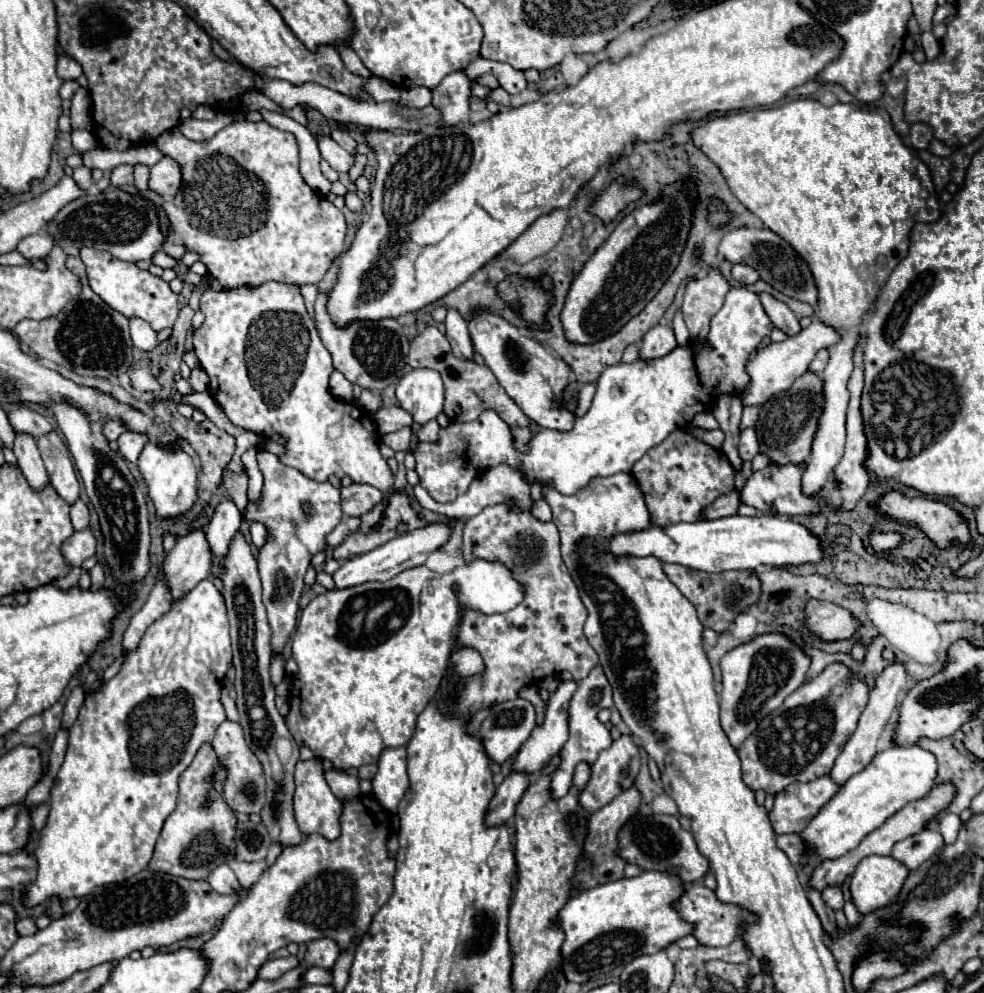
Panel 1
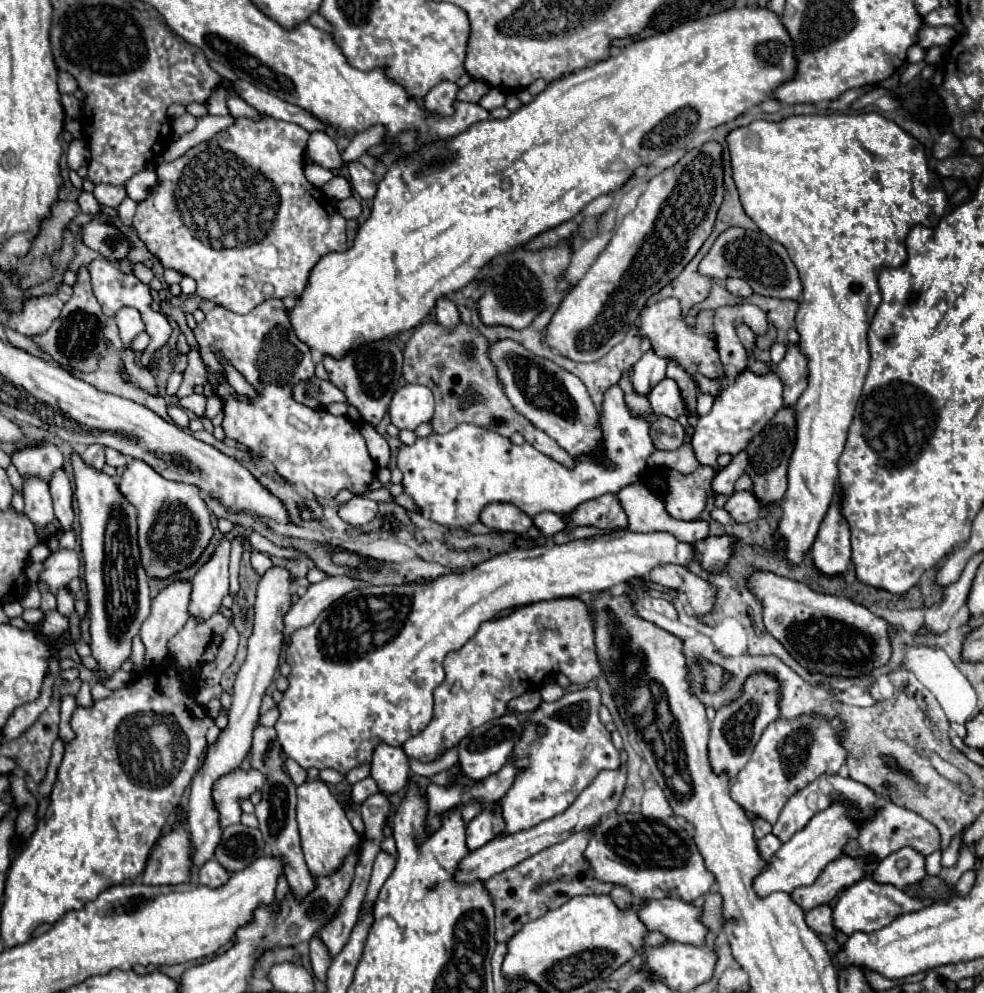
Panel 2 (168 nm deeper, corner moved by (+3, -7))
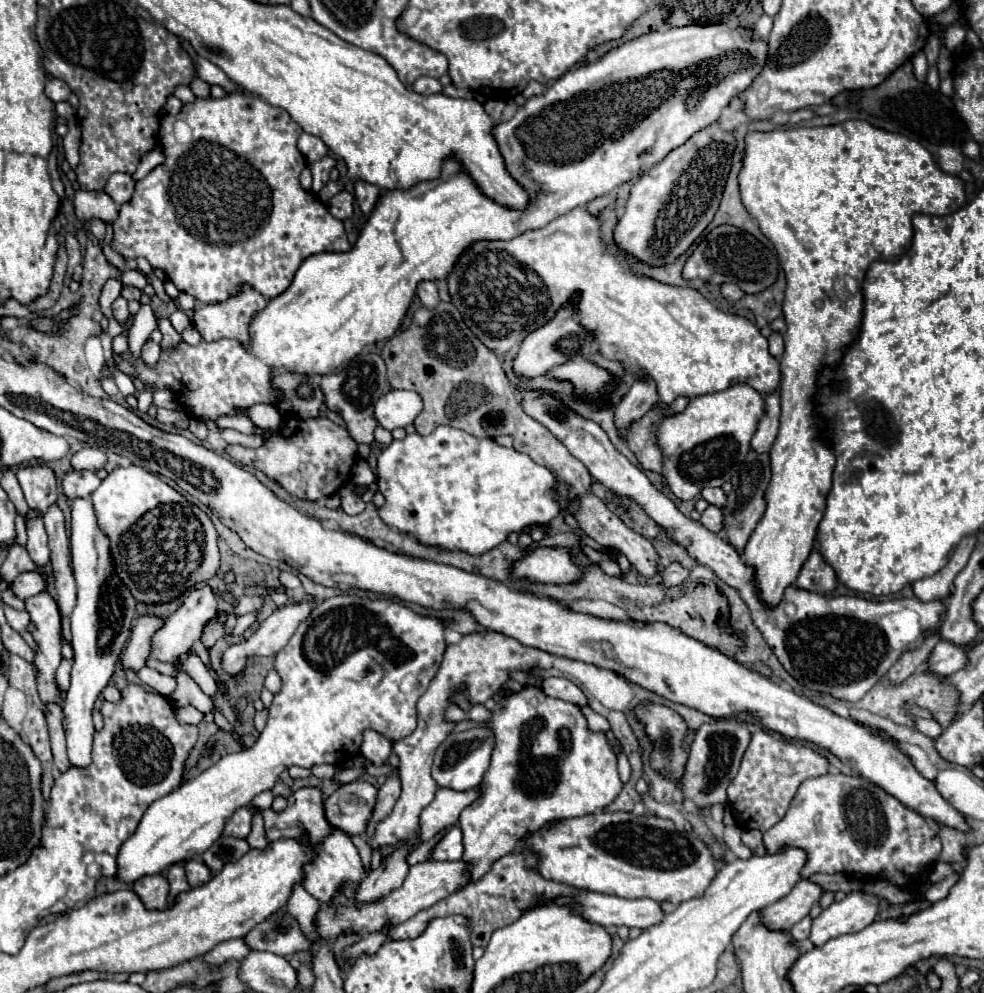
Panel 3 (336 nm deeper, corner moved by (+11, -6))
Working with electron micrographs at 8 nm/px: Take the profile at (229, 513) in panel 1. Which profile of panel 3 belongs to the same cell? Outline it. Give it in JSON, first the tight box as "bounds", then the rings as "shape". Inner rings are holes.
{"bounds":[150,584,218,662],"shape":[[[202,584],[200,588],[190,590],[184,598],[180,608],[162,624],[162,628],[158,628],[150,640],[152,648],[150,648],[150,656],[160,660],[160,662],[174,662],[180,654],[188,652],[188,648],[200,640],[202,636],[202,628],[204,622],[208,622],[214,614],[216,614],[216,604],[218,604],[218,596],[214,594],[214,590],[206,584]]]}

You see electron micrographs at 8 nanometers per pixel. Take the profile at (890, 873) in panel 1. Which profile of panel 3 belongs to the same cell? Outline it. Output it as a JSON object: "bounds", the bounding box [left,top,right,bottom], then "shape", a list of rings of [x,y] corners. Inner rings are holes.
{"bounds":[810,892,878,946],"shape":[[[862,892],[848,894],[842,902],[830,904],[820,916],[812,920],[810,942],[814,946],[826,944],[830,938],[852,934],[874,922],[878,912],[878,898]]]}

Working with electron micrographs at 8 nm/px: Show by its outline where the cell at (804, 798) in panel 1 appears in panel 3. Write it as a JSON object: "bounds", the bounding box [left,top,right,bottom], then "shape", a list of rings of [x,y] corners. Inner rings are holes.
{"bounds":[764,774,942,886],"shape":[[[824,774],[802,782],[786,816],[764,832],[764,846],[776,854],[782,846],[806,852],[802,878],[812,874],[862,874],[884,878],[894,886],[922,882],[932,862],[938,860],[942,844],[938,826],[906,808],[892,794],[860,776]]]}

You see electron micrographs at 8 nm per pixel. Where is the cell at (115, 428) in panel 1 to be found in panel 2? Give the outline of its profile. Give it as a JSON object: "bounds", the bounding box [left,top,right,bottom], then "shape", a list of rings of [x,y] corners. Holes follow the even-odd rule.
{"bounds":[82,443,106,469],"shape":[[[98,443],[88,445],[88,447],[82,451],[82,457],[84,457],[84,461],[88,461],[88,465],[92,465],[92,467],[96,467],[96,469],[102,469],[102,467],[106,465],[104,447],[98,445]]]}

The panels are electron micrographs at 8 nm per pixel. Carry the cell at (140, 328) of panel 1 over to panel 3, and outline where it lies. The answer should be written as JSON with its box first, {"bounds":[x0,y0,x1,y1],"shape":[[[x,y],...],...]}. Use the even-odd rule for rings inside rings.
{"bounds":[112,296,130,324],"shape":[[[118,296],[118,298],[114,300],[114,304],[112,304],[112,312],[114,312],[114,316],[116,316],[116,320],[118,320],[120,324],[126,324],[126,322],[130,320],[128,302],[126,302],[122,296]]]}

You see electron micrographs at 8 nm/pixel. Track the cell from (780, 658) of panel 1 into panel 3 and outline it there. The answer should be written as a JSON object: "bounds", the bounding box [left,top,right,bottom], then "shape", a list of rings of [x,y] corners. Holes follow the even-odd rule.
{"bounds":[680,720,750,810],"shape":[[[712,720],[698,728],[694,742],[690,746],[688,762],[684,768],[680,792],[682,800],[692,800],[700,810],[708,810],[714,804],[726,804],[726,788],[734,780],[740,760],[750,742],[750,728],[746,722],[738,720]]]}

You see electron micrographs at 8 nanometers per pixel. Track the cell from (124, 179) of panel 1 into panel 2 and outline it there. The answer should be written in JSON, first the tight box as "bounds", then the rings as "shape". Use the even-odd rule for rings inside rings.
{"bounds":[94,185,126,209],"shape":[[[96,185],[94,197],[98,199],[100,205],[118,209],[122,199],[126,197],[126,187],[124,185]]]}

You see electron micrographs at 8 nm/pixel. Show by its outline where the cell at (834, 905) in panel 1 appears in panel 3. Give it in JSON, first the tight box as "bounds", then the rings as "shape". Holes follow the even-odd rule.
{"bounds":[790,916,812,942],"shape":[[[810,916],[802,918],[798,924],[794,924],[794,926],[790,928],[790,938],[792,938],[794,942],[806,940],[806,938],[808,938],[808,932],[810,932],[810,924],[812,924],[812,918],[810,918]]]}

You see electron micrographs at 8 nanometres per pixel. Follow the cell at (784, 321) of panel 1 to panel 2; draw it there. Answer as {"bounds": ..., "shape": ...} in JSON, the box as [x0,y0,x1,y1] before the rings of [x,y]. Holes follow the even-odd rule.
{"bounds":[776,345,808,405],"shape":[[[786,345],[786,355],[776,365],[776,373],[784,381],[784,405],[794,405],[808,385],[808,357],[800,351],[800,345]]]}

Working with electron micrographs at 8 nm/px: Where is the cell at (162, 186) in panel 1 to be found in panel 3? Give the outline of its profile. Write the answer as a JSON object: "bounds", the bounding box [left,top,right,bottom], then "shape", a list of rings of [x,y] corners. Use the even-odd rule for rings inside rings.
{"bounds":[104,174,134,206],"shape":[[[112,174],[110,180],[106,182],[104,186],[104,192],[110,194],[110,198],[120,206],[124,202],[128,202],[132,198],[132,192],[134,192],[134,180],[128,176],[128,174]]]}

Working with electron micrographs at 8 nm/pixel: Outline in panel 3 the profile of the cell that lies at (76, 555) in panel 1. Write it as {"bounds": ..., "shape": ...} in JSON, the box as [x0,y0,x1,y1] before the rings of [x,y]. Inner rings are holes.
{"bounds":[10,572,46,600],"shape":[[[22,572],[20,576],[16,576],[10,582],[10,590],[14,592],[16,598],[20,600],[28,600],[32,596],[36,596],[38,592],[42,592],[46,588],[46,576],[40,572]]]}

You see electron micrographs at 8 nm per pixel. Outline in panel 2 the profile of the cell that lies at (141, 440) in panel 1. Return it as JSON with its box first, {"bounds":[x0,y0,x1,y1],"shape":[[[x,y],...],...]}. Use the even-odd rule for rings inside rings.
{"bounds":[106,449,128,467],"shape":[[[106,449],[106,463],[112,467],[126,467],[128,465],[128,457],[122,455],[116,449]]]}

